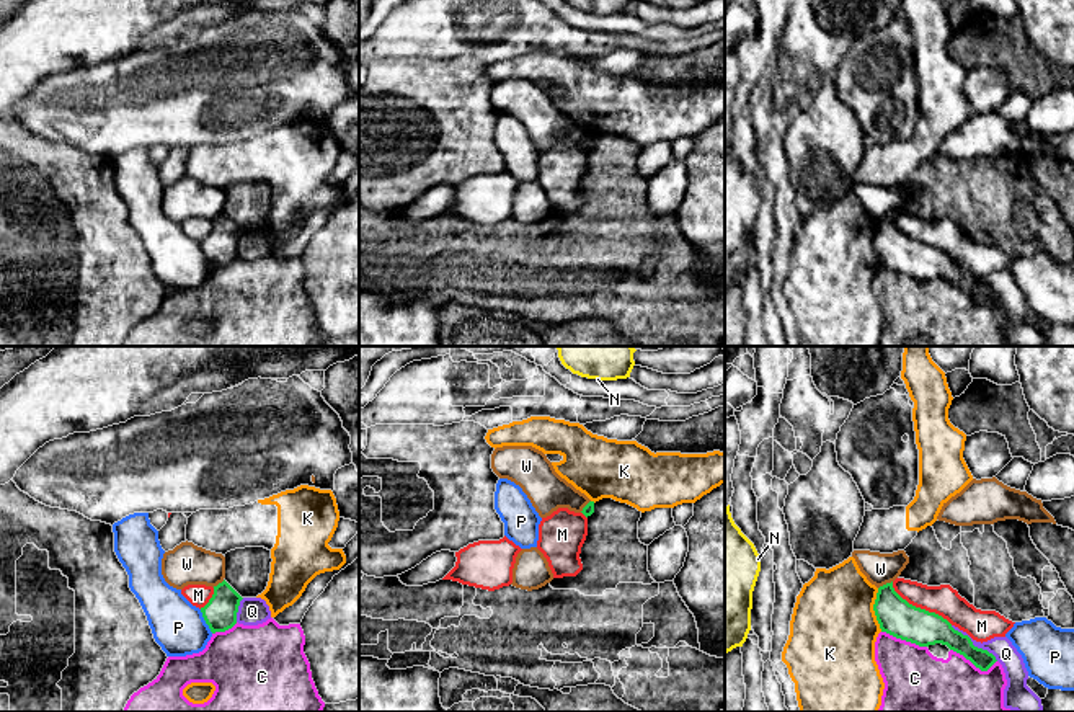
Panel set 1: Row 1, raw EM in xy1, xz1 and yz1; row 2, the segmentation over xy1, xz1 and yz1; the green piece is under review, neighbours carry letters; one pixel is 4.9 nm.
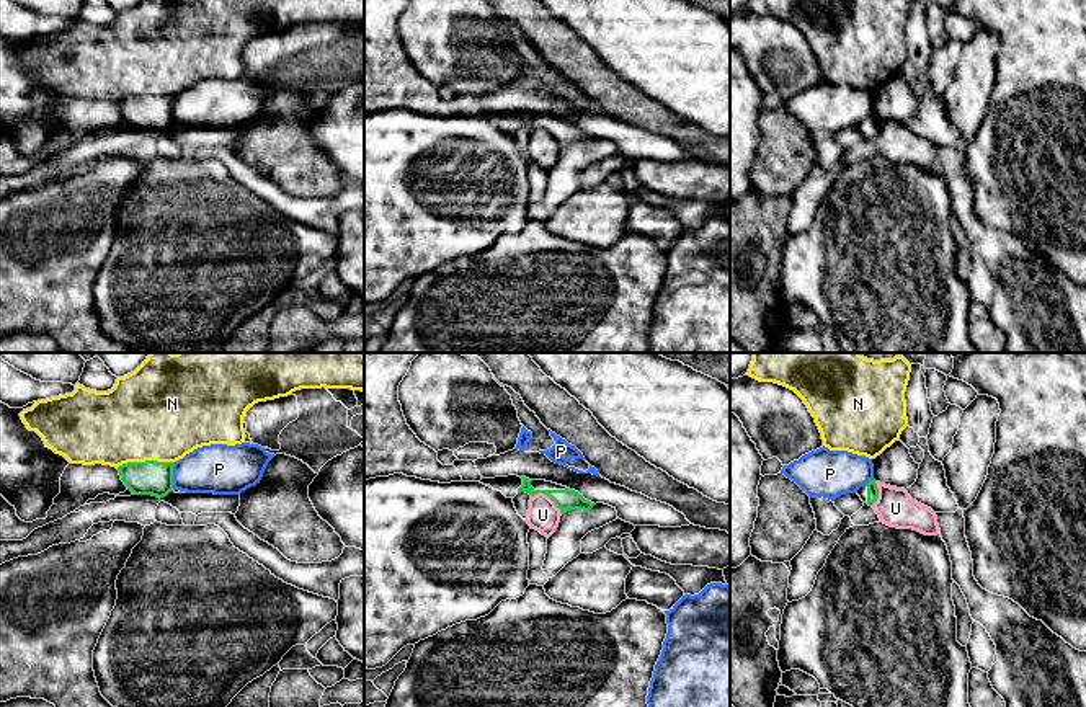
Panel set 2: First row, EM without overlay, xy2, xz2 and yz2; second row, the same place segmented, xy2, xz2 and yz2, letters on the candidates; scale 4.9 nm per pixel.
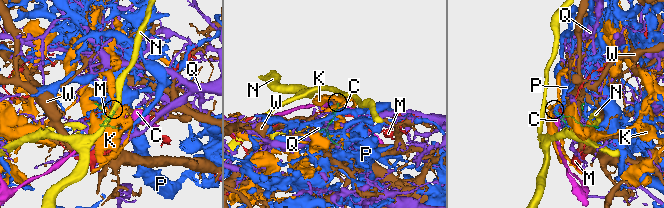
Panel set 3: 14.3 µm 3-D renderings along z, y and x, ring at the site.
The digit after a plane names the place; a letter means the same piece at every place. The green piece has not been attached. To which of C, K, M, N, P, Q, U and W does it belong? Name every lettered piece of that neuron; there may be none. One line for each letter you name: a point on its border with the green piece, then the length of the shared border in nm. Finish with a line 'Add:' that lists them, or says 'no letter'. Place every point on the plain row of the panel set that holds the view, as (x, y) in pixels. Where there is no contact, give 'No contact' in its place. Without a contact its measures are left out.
U: Touches green at xz2 (547, 129). Shared border 180 nm
Add: U

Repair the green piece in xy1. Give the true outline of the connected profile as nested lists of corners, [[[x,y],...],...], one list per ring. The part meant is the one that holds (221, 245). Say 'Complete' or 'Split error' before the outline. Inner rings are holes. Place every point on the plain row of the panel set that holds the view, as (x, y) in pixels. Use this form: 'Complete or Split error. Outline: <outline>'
Complete. Outline: [[[224,214],[214,220],[209,237],[201,242],[211,266],[225,266],[237,258],[237,247],[243,232]]]

